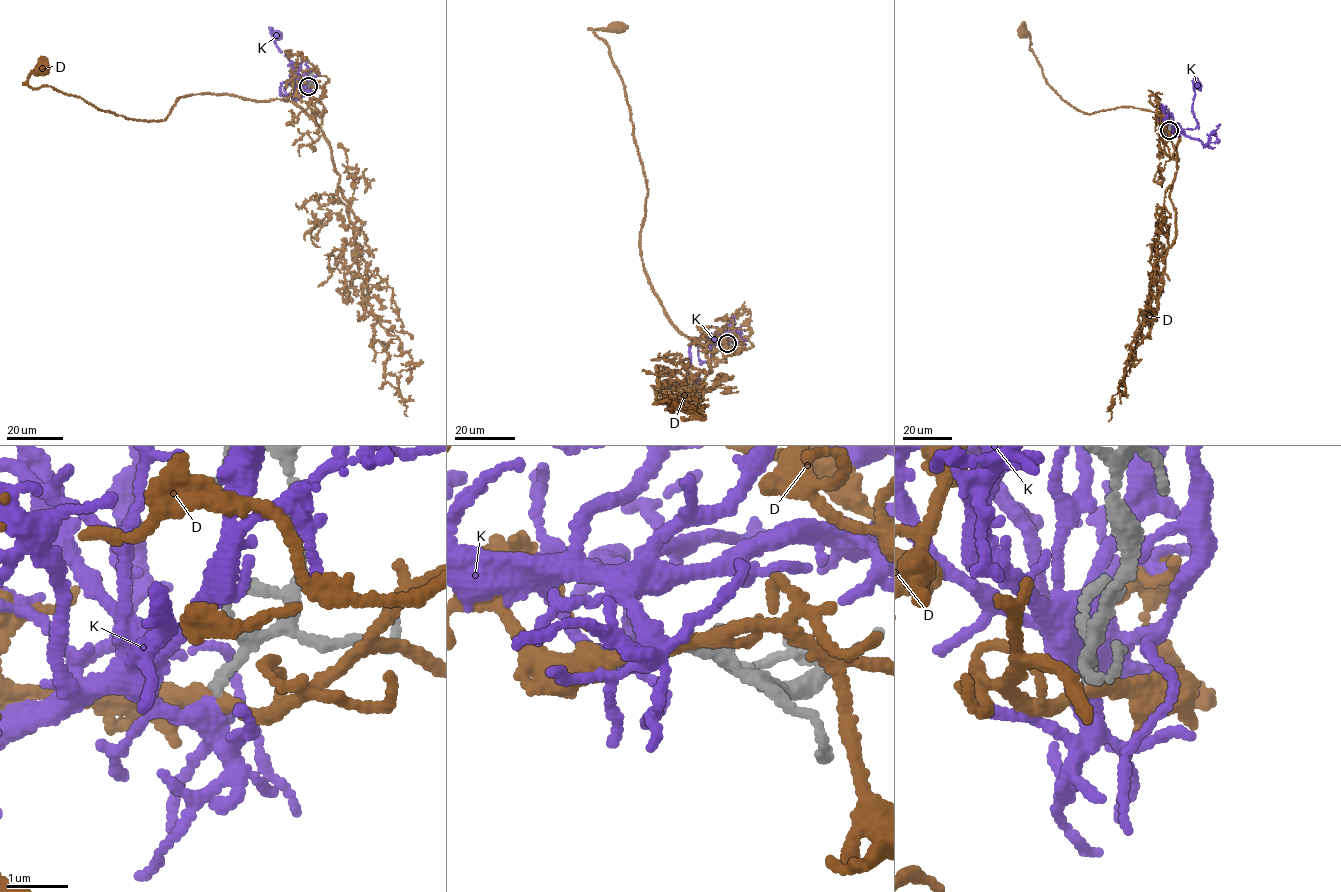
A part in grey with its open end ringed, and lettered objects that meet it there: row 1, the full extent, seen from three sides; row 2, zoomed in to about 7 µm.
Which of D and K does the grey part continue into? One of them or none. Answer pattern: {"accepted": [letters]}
{"accepted": ["K"]}

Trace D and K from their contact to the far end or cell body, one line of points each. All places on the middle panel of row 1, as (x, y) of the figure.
D: (727, 343), (737, 353), (711, 366), (645, 272), (646, 177), (620, 75), (593, 30), (616, 28)
K: (727, 343), (703, 336), (694, 340), (689, 346), (690, 364), (687, 370), (698, 381), (687, 381)

